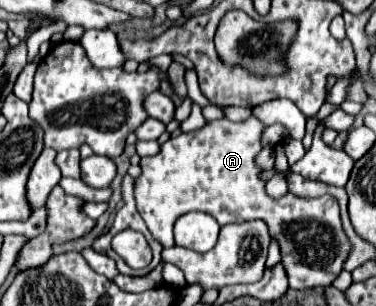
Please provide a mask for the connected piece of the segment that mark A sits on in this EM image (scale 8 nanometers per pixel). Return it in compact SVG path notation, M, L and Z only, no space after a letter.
M251 115L247 121L233 123L233 121L211 121L199 131L181 133L177 137L171 137L167 143L161 145L161 151L153 157L145 157L141 161L141 177L135 179L135 199L137 209L147 223L147 229L151 235L163 245L173 247L173 225L175 219L189 211L203 211L217 219L217 223L229 225L229 223L241 223L241 221L253 221L261 219L269 227L269 237L279 243L281 249L281 265L289 277L291 289L313 289L315 287L315 271L343 271L343 263L349 257L349 239L343 231L341 217L339 217L339 205L331 195L305 199L297 197L293 193L283 195L281 199L273 199L265 193L265 179L261 179L263 169L255 163L255 157L259 155L261 147L261 135L267 125L263 125L255 115Z

